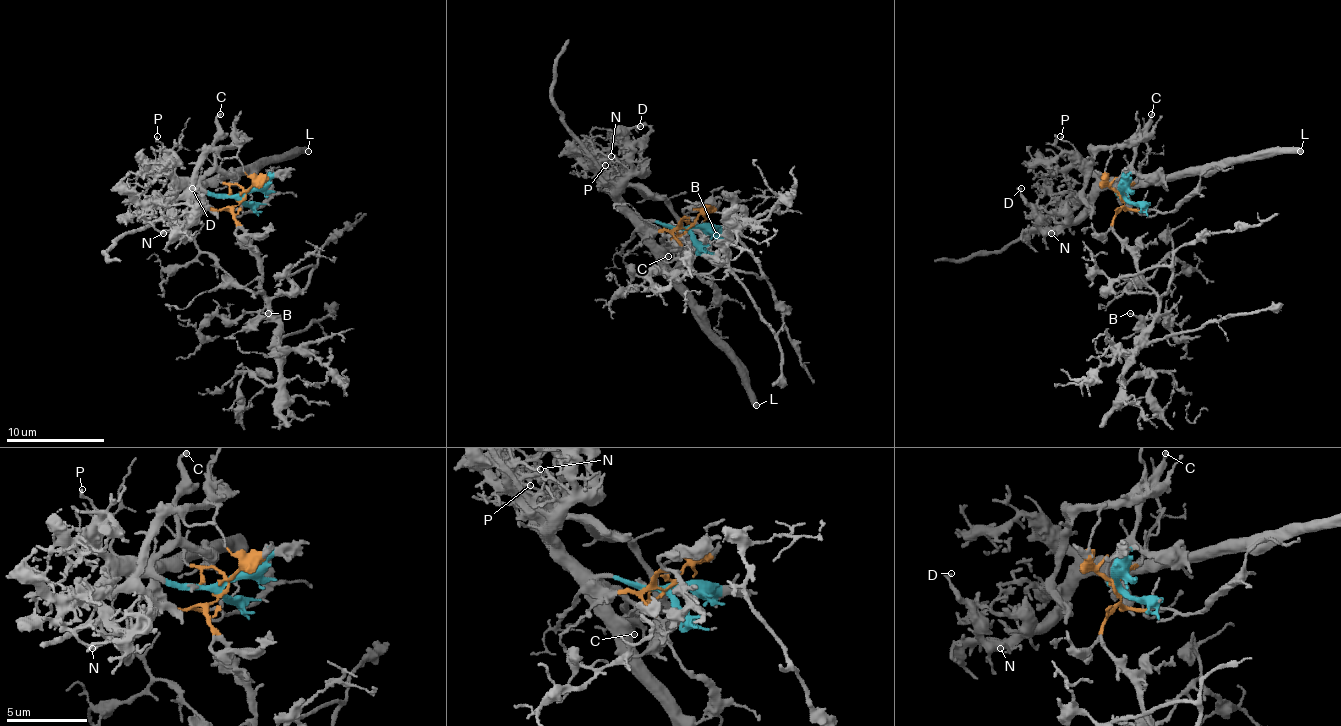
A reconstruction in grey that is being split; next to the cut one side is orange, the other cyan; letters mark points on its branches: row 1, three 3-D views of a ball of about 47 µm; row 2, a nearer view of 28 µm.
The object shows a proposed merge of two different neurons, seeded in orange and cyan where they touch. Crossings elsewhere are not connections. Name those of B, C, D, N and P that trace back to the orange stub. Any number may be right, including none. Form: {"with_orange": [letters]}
{"with_orange": ["B"]}

